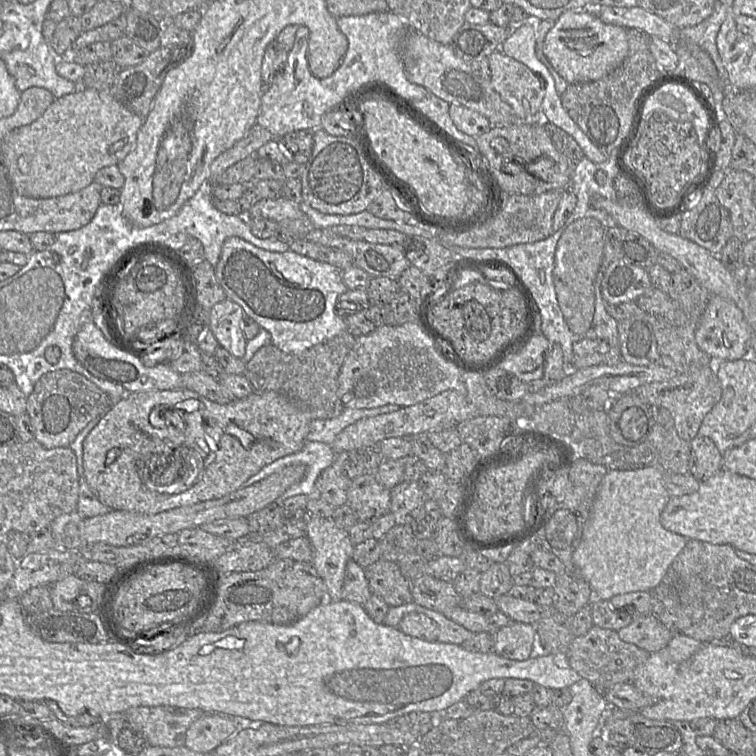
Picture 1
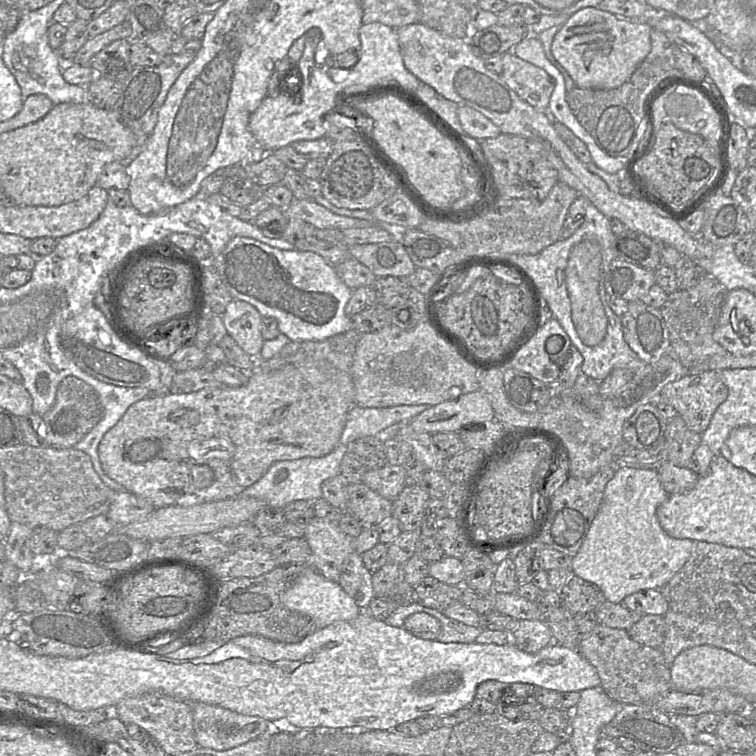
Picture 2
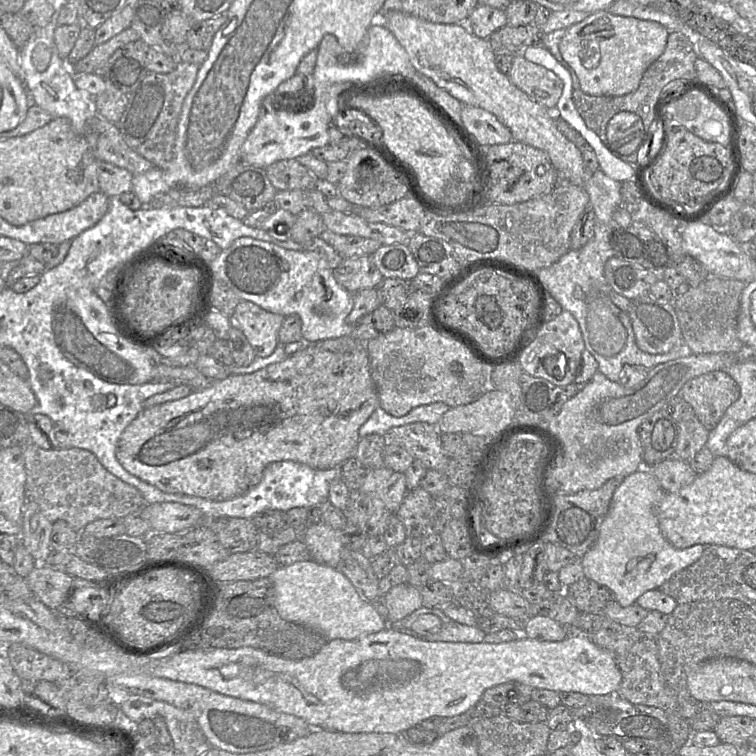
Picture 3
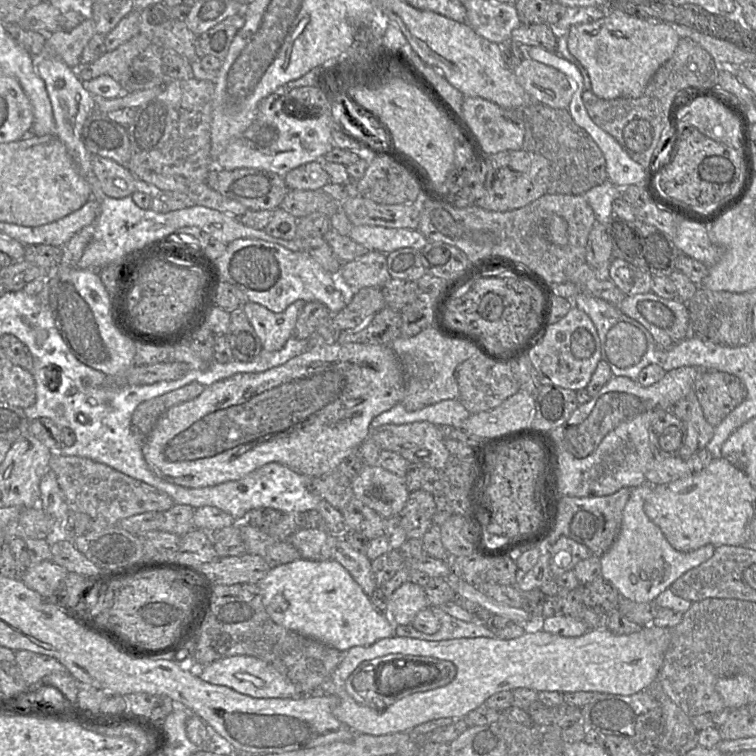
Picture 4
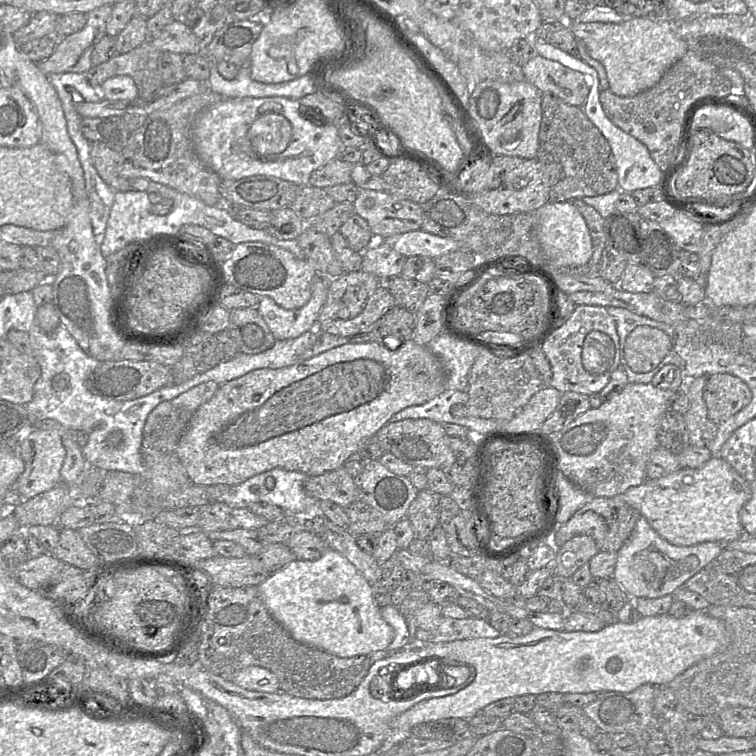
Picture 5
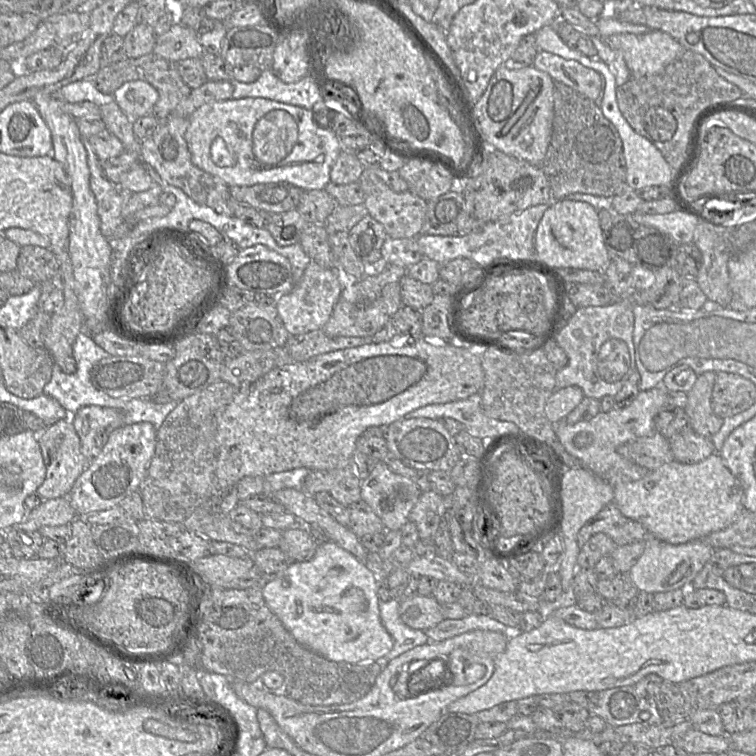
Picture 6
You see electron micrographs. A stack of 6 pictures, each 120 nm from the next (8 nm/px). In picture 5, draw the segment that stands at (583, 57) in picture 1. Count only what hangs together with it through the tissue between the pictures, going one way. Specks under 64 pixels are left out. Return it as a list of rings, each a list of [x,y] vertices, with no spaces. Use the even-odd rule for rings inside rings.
[[[632,17],[620,23],[568,22],[576,40],[584,42],[589,56],[600,62],[607,75],[609,90],[622,97],[634,96],[652,88],[666,71],[688,50],[686,42],[673,31],[673,23],[668,20],[651,20]]]

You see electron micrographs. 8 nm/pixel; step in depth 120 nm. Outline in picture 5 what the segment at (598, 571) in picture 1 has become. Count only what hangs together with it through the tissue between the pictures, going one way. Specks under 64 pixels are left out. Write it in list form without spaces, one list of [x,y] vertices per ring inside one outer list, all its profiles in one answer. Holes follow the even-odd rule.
[[[640,516],[628,541],[617,552],[612,578],[631,598],[660,598],[672,595],[706,565],[717,558],[723,549],[719,542],[703,542],[693,546],[675,546],[661,537]]]

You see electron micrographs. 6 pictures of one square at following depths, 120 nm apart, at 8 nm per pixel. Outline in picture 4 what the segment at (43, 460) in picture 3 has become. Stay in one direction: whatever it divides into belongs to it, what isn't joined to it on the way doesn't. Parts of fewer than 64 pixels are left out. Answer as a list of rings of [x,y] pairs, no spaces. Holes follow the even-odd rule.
[[[54,452],[49,468],[56,474],[68,509],[89,515],[93,519],[92,529],[115,525],[123,518],[144,512],[164,512],[175,504],[169,495],[153,486],[85,457]]]

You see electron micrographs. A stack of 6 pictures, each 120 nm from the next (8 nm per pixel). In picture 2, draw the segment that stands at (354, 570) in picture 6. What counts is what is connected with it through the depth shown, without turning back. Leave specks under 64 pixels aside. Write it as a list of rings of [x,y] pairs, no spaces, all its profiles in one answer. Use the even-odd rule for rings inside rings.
[[[309,565],[285,591],[283,604],[292,611],[310,616],[317,624],[317,629],[324,628],[336,621],[353,620],[363,611],[338,582],[325,578]]]

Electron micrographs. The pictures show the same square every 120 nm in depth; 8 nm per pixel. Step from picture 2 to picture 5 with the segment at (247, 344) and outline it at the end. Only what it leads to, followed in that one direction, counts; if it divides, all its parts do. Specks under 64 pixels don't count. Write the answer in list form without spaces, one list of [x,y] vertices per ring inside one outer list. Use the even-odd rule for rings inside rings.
[[[317,274],[309,301],[298,309],[287,310],[269,297],[260,298],[257,309],[276,340],[293,339],[317,327],[319,313],[327,299],[329,280]]]

